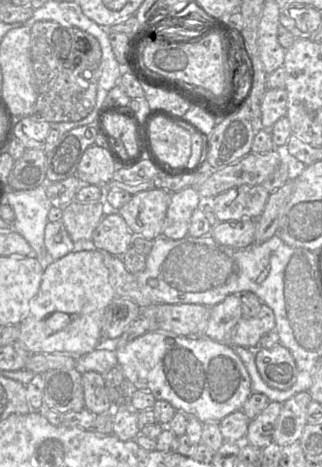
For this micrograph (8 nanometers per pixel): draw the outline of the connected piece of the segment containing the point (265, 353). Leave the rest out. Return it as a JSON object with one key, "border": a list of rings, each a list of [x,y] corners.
{"border":[[[277,343],[271,348],[254,351],[257,369],[270,387],[287,390],[295,384],[297,365],[286,347]]]}

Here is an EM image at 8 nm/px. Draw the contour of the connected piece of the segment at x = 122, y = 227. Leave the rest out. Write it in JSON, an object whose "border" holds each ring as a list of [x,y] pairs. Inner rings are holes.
{"border":[[[119,213],[104,216],[93,232],[93,246],[112,255],[122,257],[132,246],[134,234]]]}

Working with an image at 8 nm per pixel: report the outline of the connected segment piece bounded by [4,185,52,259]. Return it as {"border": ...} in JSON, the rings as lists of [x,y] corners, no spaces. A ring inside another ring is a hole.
{"border":[[[46,185],[32,190],[8,190],[4,194],[4,203],[14,210],[13,229],[27,240],[38,259],[46,259],[45,228],[52,207],[46,195]]]}

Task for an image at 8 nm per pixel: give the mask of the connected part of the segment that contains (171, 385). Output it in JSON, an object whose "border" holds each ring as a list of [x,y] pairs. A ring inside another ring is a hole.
{"border":[[[148,331],[115,351],[117,365],[132,383],[132,392],[133,389],[147,391],[156,400],[165,400],[176,410],[188,416],[195,416],[202,423],[220,423],[229,414],[242,410],[242,406],[252,394],[251,378],[233,347],[206,336],[182,336],[168,331]]]}

